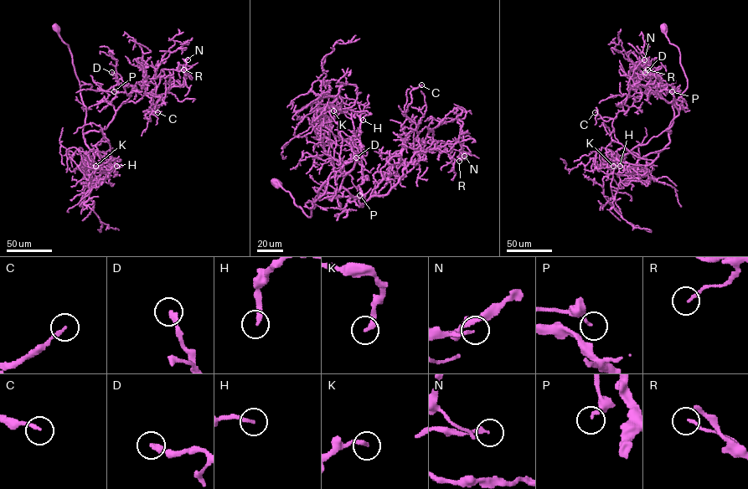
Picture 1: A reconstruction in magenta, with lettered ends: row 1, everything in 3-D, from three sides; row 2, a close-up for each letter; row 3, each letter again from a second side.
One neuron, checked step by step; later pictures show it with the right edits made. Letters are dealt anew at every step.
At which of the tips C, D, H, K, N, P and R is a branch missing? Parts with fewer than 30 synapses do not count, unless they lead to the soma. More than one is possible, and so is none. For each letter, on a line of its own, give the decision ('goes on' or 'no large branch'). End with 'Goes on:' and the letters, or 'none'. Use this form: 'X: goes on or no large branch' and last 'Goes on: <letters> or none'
C: no large branch
D: no large branch
H: no large branch
K: no large branch
N: no large branch
P: no large branch
R: no large branch
Goes on: none

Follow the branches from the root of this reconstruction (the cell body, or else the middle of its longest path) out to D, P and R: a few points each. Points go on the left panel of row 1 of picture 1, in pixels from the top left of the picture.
D: (57, 28), (69, 49), (86, 106), (84, 133), (105, 129), (115, 115), (110, 101), (116, 80), (111, 72)
P: (57, 28), (69, 49), (86, 106), (84, 133), (104, 129), (111, 120), (116, 113), (110, 102), (114, 91)
R: (57, 28), (86, 106), (84, 133), (105, 129), (162, 69), (183, 69)

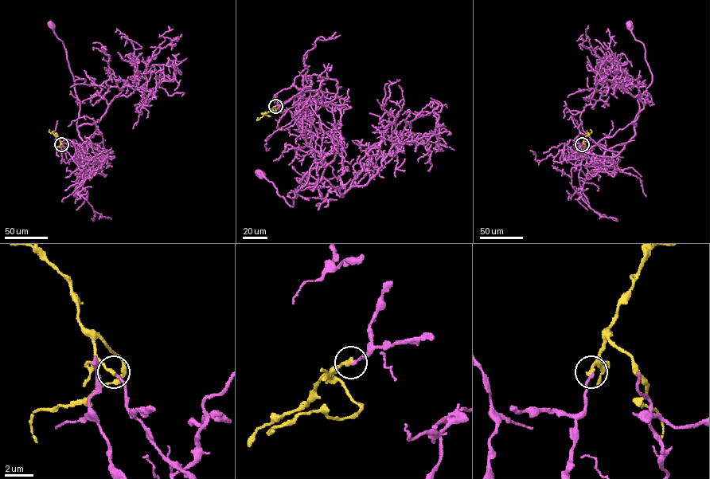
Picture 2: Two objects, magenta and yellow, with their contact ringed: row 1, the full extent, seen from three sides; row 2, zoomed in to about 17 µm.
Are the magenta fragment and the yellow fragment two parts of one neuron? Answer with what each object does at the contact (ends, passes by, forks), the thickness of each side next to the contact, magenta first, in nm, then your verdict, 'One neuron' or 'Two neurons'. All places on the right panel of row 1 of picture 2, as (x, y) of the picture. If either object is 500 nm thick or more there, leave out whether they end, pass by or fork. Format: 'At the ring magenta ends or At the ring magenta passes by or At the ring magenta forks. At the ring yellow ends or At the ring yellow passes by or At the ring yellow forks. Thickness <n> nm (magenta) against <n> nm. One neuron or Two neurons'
At the ring magenta ends. At the ring yellow ends. Thickness 180 nm (magenta) against 280 nm. One neuron

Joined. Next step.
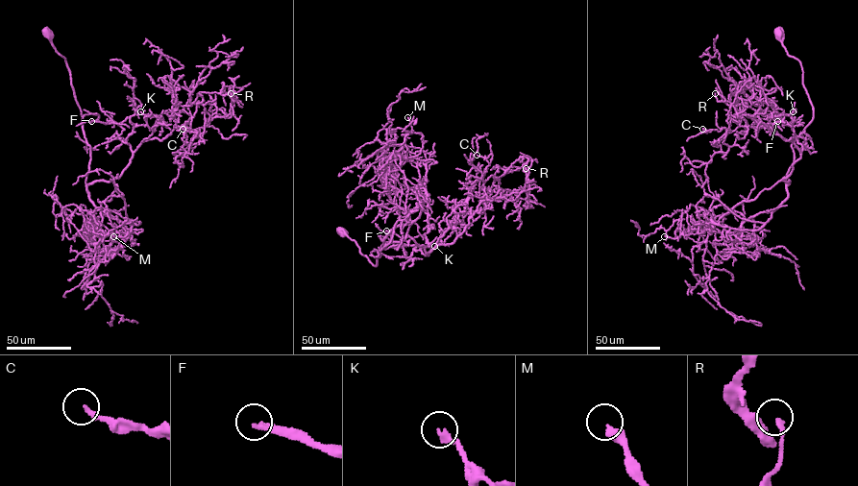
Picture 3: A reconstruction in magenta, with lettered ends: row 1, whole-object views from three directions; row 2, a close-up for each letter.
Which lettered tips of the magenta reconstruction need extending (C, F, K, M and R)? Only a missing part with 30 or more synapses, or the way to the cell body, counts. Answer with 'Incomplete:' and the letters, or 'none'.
Incomplete: F

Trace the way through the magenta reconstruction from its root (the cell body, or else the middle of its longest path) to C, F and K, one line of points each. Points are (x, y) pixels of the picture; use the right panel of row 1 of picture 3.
C: (778, 33), (813, 109), (792, 145), (789, 182), (800, 157), (791, 138), (747, 124), (702, 129)
F: (778, 33), (800, 63), (813, 109), (792, 145), (788, 184), (783, 179), (802, 146), (792, 122), (777, 121)
K: (778, 33), (800, 63), (813, 109), (792, 143), (787, 184), (783, 179), (800, 151), (770, 120), (793, 111)

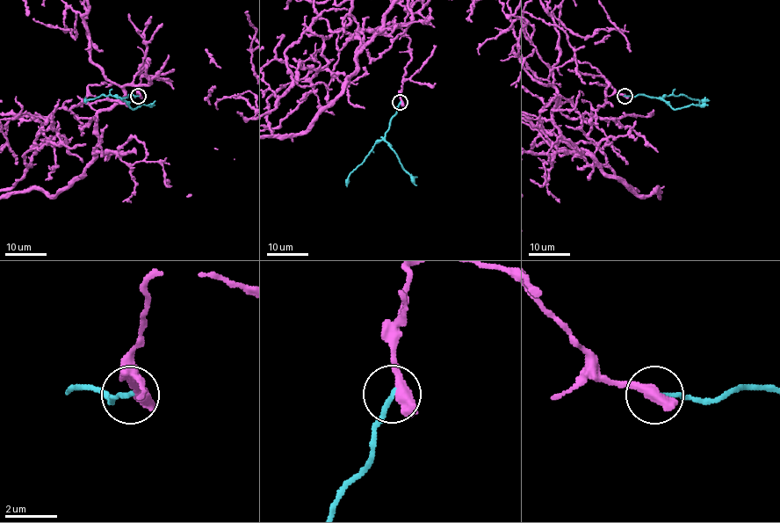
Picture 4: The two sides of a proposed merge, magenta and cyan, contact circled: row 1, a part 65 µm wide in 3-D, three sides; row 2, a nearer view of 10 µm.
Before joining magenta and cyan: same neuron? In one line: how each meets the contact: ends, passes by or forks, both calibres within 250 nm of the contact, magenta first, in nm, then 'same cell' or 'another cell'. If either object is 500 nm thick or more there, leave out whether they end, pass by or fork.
550/190 nm | another cell

